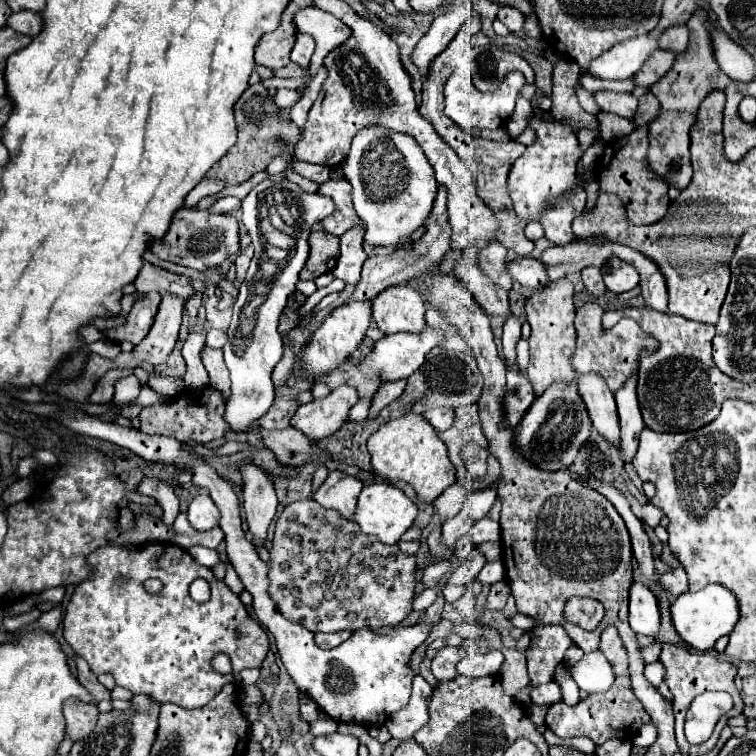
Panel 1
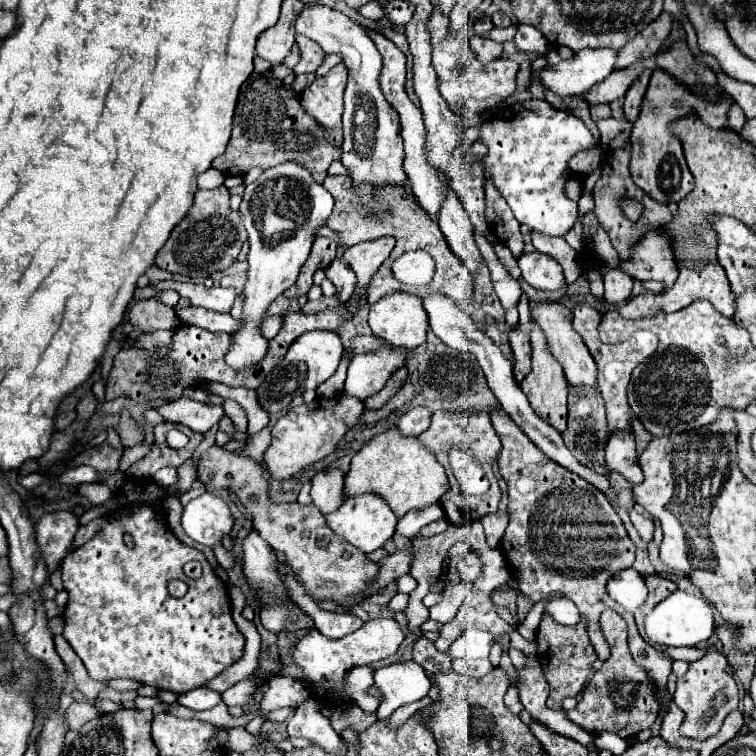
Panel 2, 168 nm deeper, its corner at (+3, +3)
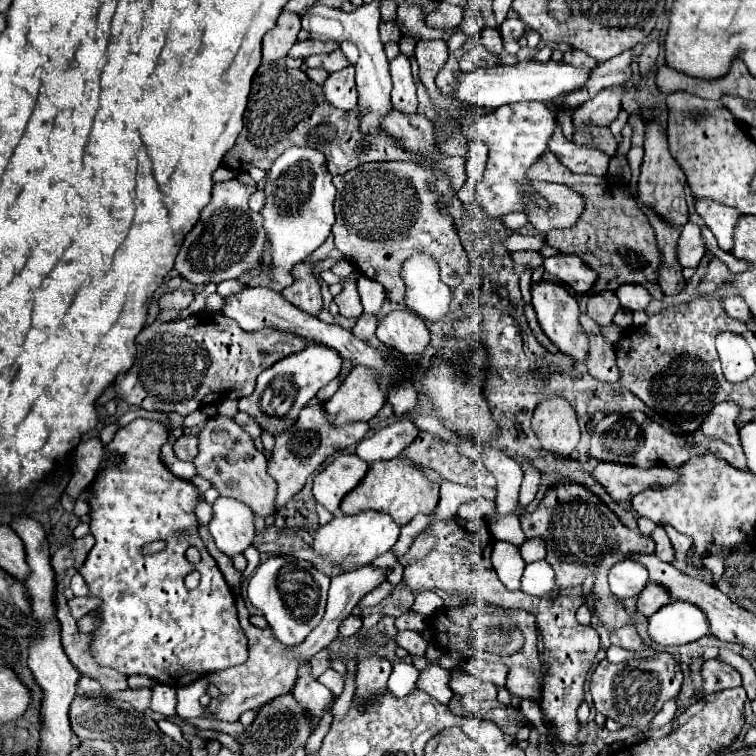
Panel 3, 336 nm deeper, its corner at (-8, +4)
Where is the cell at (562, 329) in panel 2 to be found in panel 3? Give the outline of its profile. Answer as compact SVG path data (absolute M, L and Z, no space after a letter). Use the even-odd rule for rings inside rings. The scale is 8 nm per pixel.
M540 281L536 287L532 287L532 305L534 305L540 327L544 329L548 339L560 349L560 353L574 359L574 361L578 361L578 363L586 363L590 343L588 343L586 331L580 325L578 301L560 283Z

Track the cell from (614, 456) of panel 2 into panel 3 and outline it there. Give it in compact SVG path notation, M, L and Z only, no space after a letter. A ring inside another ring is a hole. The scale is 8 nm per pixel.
M598 463L592 475L606 487L616 501L626 501L652 485L668 485L674 481L674 473L668 467L640 469L628 463Z

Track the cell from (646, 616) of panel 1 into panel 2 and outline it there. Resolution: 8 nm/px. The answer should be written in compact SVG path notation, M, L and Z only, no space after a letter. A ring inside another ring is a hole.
M625 568L613 574L613 578L607 582L607 590L609 596L629 612L641 608L647 598L647 586L635 568Z

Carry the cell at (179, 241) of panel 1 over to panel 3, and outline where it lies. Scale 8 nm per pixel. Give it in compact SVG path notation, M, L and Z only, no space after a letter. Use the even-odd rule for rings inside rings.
M238 179L214 185L210 203L202 209L198 223L186 235L176 257L174 269L180 277L190 283L220 283L226 279L238 279L260 265L266 231L262 227L262 215L248 207L248 197L252 193L254 187L242 185Z

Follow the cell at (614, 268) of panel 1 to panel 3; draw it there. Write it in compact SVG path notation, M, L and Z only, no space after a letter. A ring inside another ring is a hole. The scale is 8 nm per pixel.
M624 283L624 285L620 285L616 289L616 297L620 299L620 305L624 309L632 309L632 311L646 309L646 305L652 299L652 295L648 293L648 289L644 289L642 285L636 285L636 283Z

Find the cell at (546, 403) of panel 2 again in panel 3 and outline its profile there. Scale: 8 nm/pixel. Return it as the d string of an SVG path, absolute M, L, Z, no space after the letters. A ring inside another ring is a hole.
M562 397L544 399L534 411L532 429L540 445L556 455L570 455L580 441L580 427L570 403Z

